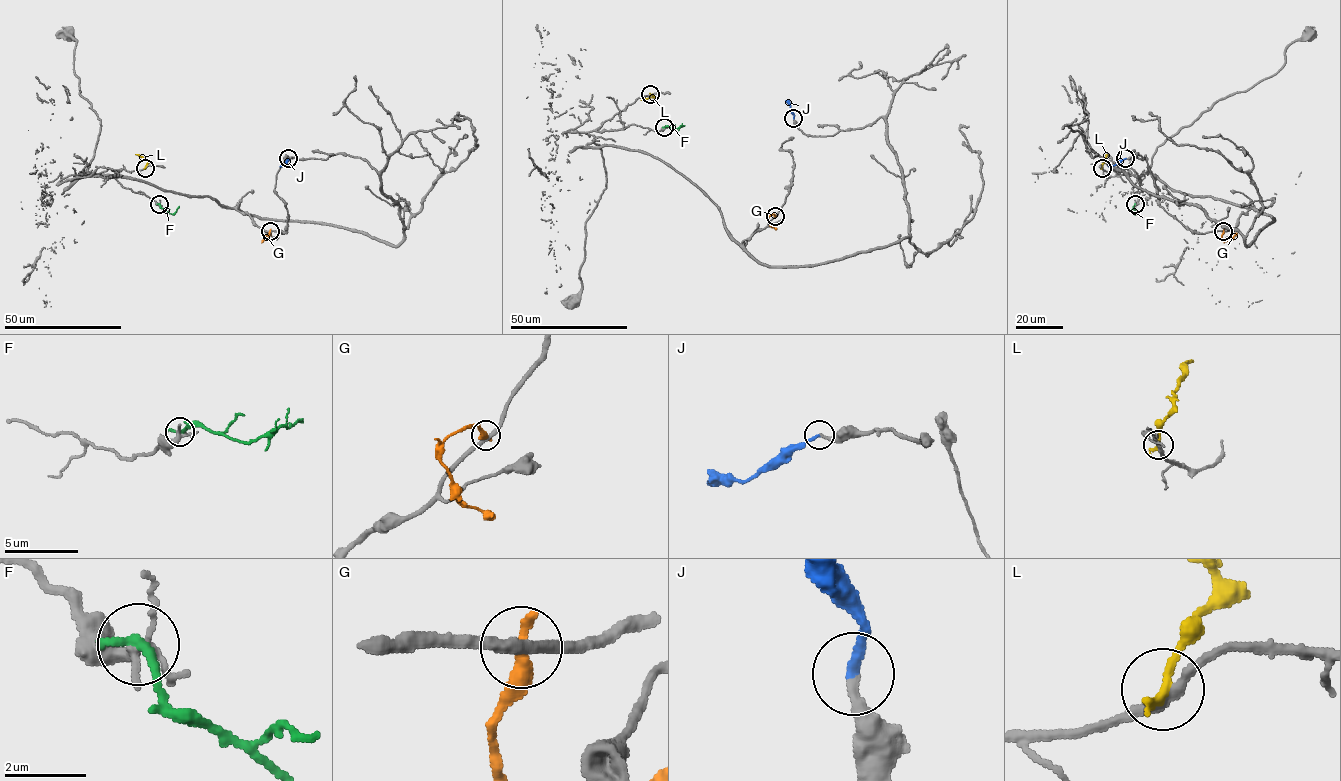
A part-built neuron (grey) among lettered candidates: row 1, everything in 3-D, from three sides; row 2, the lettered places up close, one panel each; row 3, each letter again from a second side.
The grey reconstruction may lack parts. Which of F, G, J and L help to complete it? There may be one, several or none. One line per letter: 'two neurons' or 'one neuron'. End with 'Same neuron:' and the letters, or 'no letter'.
F: two neurons
G: two neurons
J: one neuron
L: two neurons
Same neuron: J

